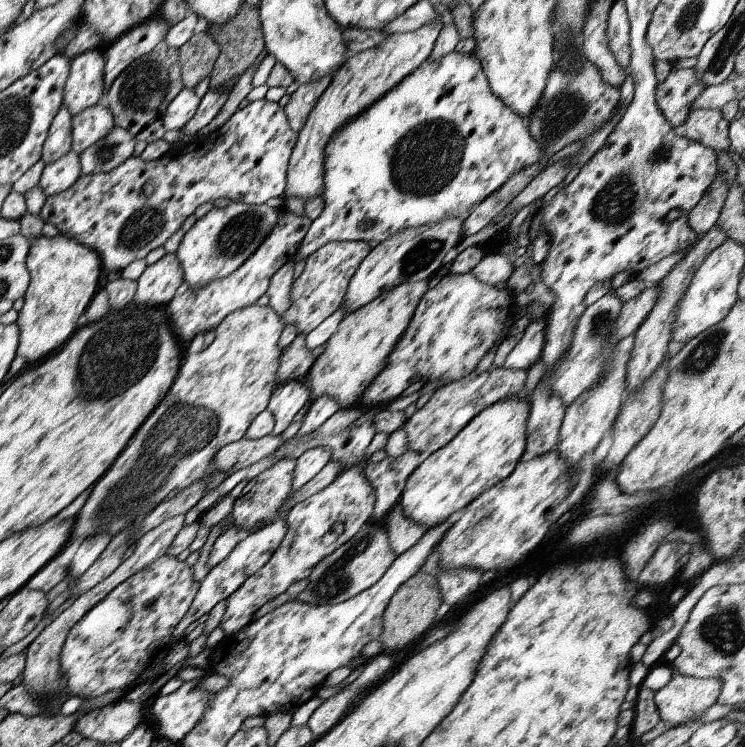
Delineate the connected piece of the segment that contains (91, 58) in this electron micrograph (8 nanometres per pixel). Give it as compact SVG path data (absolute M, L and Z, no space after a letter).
M93 49L71 59L63 105L72 117L103 101L104 68L103 50Z

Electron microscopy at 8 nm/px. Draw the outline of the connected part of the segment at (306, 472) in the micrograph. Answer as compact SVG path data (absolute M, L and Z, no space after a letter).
M318 446L318 448L304 452L296 462L292 491L298 492L300 488L304 487L304 484L308 484L320 470L329 464L331 458L332 450L326 446Z

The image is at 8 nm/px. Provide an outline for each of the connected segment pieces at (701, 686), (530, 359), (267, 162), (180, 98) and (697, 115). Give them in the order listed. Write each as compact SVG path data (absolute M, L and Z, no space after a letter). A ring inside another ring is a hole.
M674 670L671 682L668 682L664 688L658 690L654 698L660 721L665 724L672 724L672 728L674 726L684 726L684 724L700 725L700 722L697 721L707 708L717 703L721 689L722 682L720 679L696 679L695 677L679 674Z
M544 316L524 328L523 334L520 334L520 342L512 348L508 360L504 362L506 369L527 371L541 360L545 346L546 322L547 318Z
M258 100L237 110L221 128L205 136L196 135L189 143L172 146L158 160L144 162L142 158L132 156L111 172L80 176L65 192L47 198L39 216L43 223L56 226L59 235L68 236L96 252L102 270L124 270L130 263L146 259L152 250L164 246L196 208L210 200L228 198L232 202L262 205L270 198L283 196L297 134L288 124L285 108L276 102ZM149 180L154 181L154 191L145 196L143 186Z
M183 88L178 96L168 104L163 121L165 131L180 131L184 127L184 124L188 124L194 118L200 102L201 100L196 96L195 90Z
M702 109L689 112L678 131L718 153L724 152L727 147L726 128L720 109Z

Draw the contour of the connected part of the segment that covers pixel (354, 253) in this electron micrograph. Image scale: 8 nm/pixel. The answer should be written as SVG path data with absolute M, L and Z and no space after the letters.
M331 241L324 244L322 248L318 248L312 256L306 258L304 272L292 284L290 294L292 304L290 304L288 312L282 316L281 323L285 326L294 324L298 328L298 334L306 337L310 331L322 324L326 318L341 307L352 276L370 255L370 252L369 244L364 241Z

